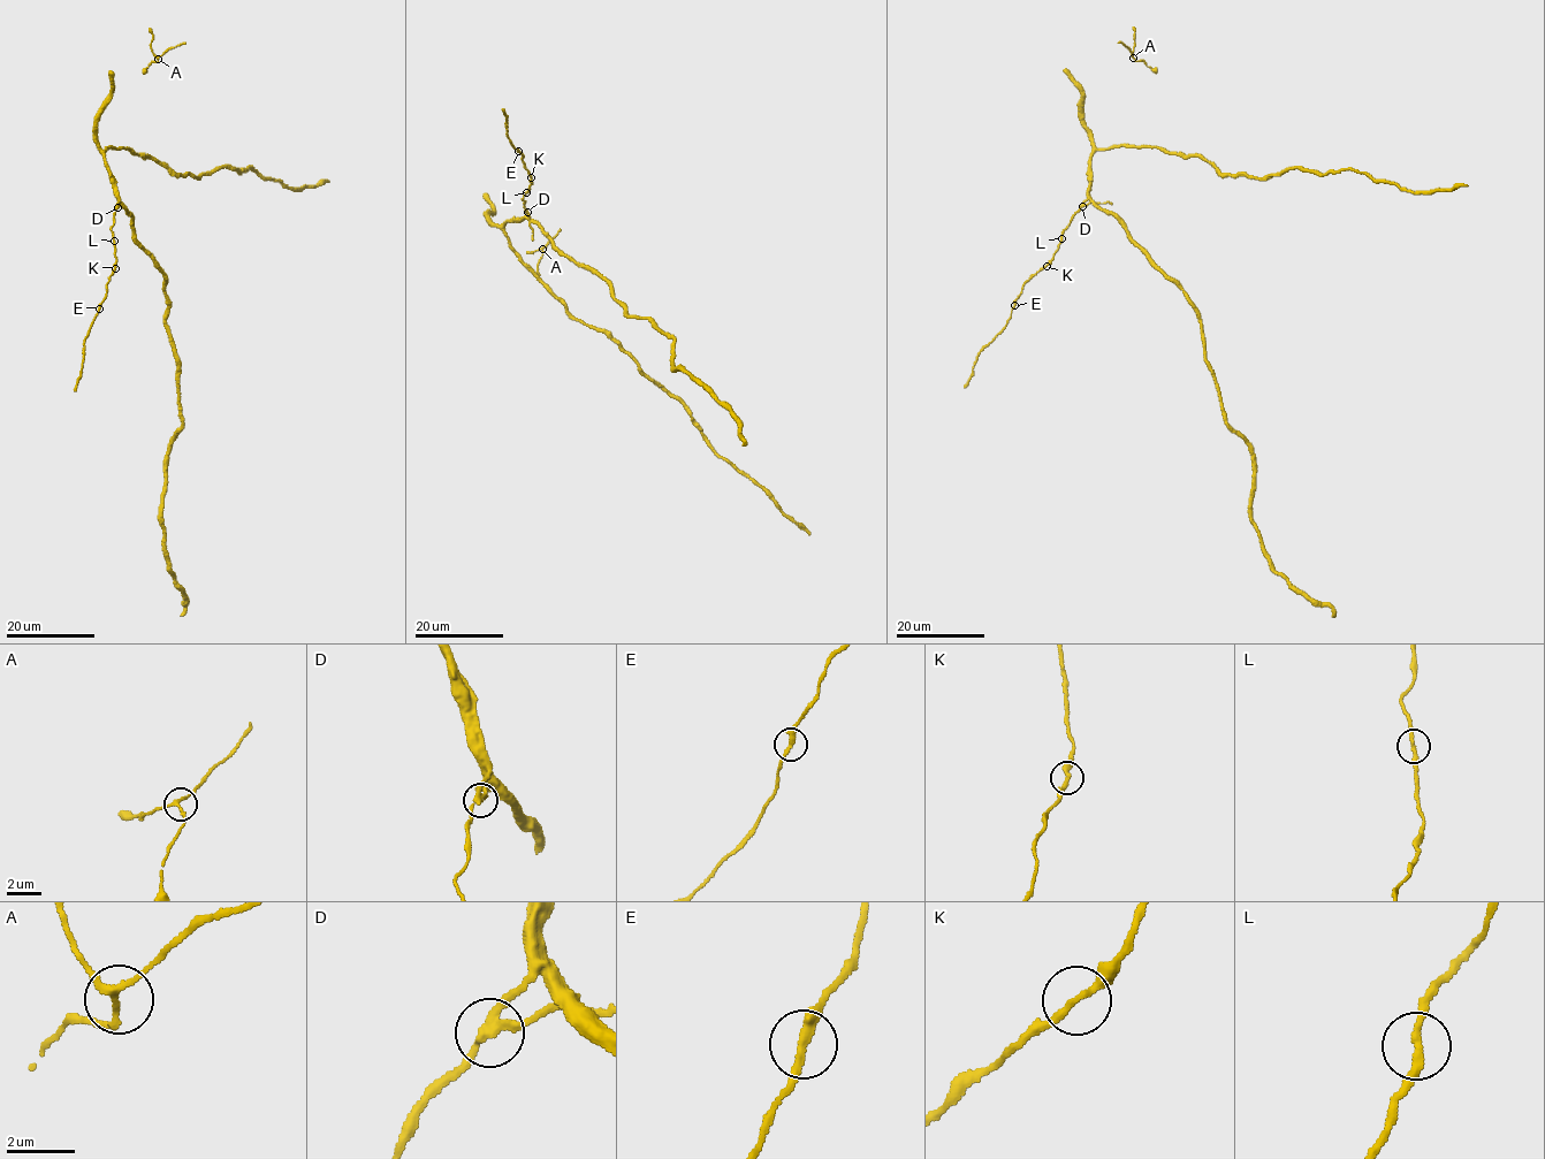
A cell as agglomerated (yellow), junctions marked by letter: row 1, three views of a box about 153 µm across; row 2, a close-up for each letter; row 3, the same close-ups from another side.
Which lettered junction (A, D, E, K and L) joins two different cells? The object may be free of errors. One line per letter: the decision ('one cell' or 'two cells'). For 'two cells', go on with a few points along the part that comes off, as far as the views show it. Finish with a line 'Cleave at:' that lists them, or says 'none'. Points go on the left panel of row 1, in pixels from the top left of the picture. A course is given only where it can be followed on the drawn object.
A: one cell
D: two cells
E: one cell
K: one cell
L: one cell
Cleave at: D

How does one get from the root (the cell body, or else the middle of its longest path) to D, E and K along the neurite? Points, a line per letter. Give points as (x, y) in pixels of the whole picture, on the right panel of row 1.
D: (1101, 207), (1093, 203), (1082, 205)
E: (1101, 207), (1091, 203), (1079, 208), (1064, 230), (1053, 258), (1024, 286), (1014, 305)
K: (1101, 207), (1091, 203), (1079, 208), (1064, 230), (1053, 259), (1047, 266)

